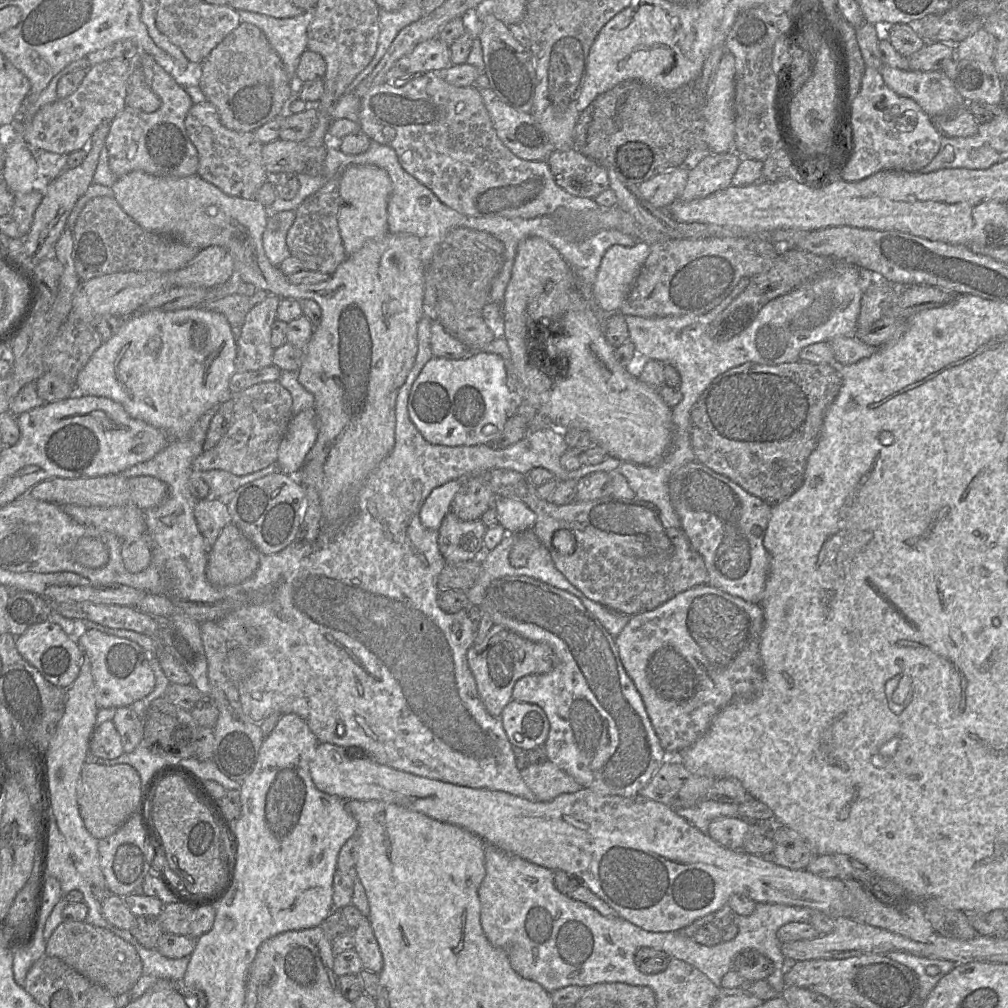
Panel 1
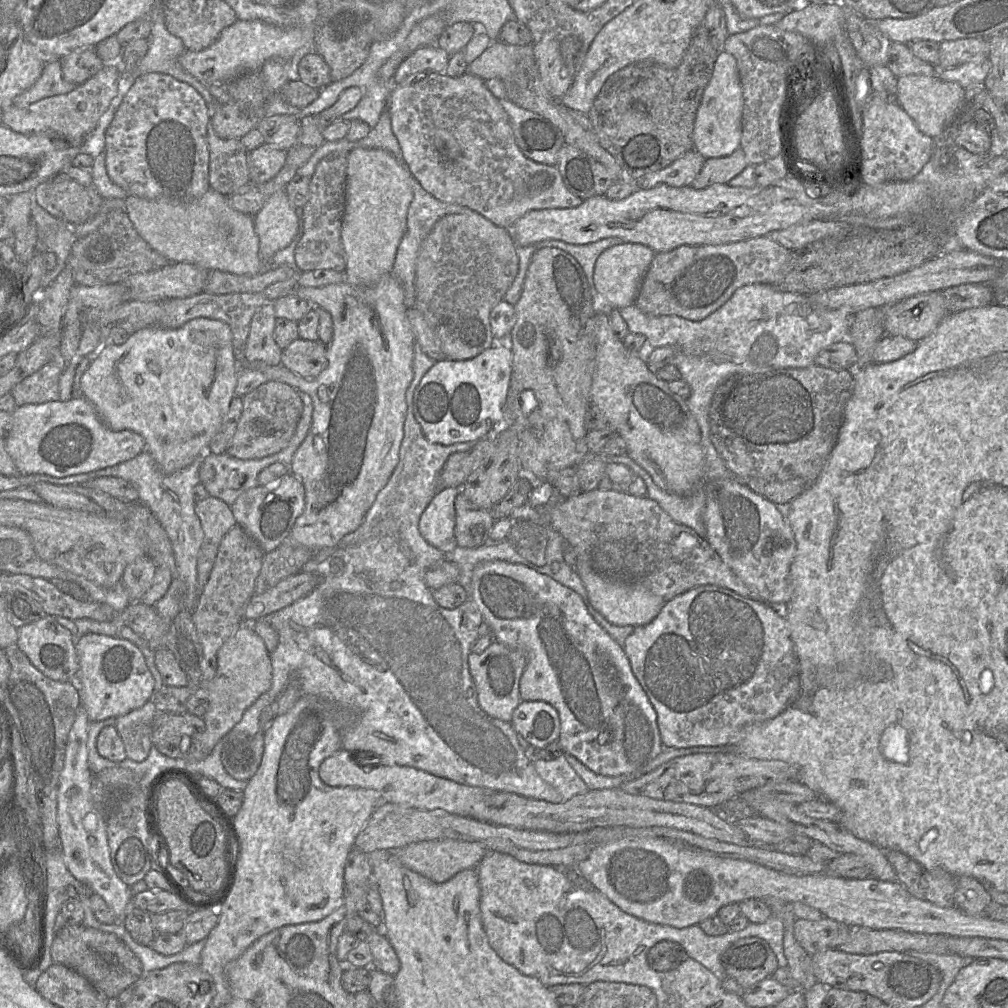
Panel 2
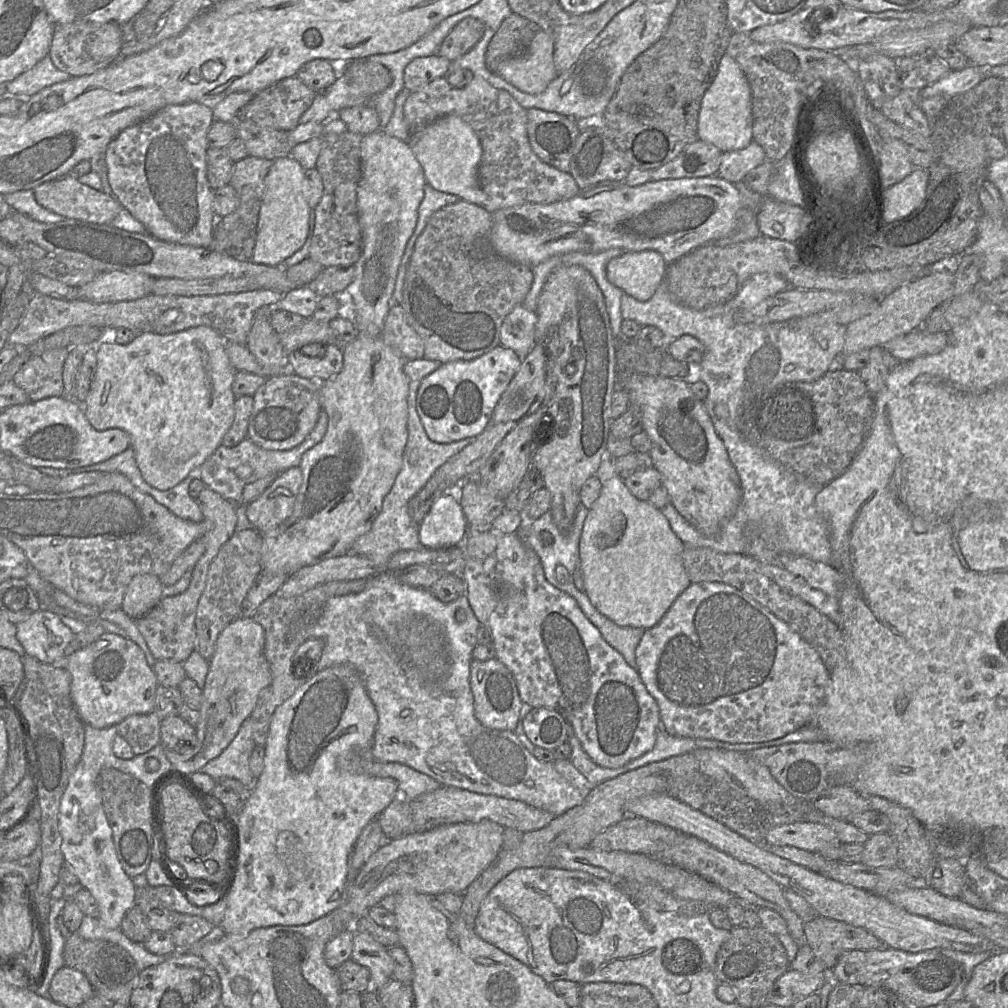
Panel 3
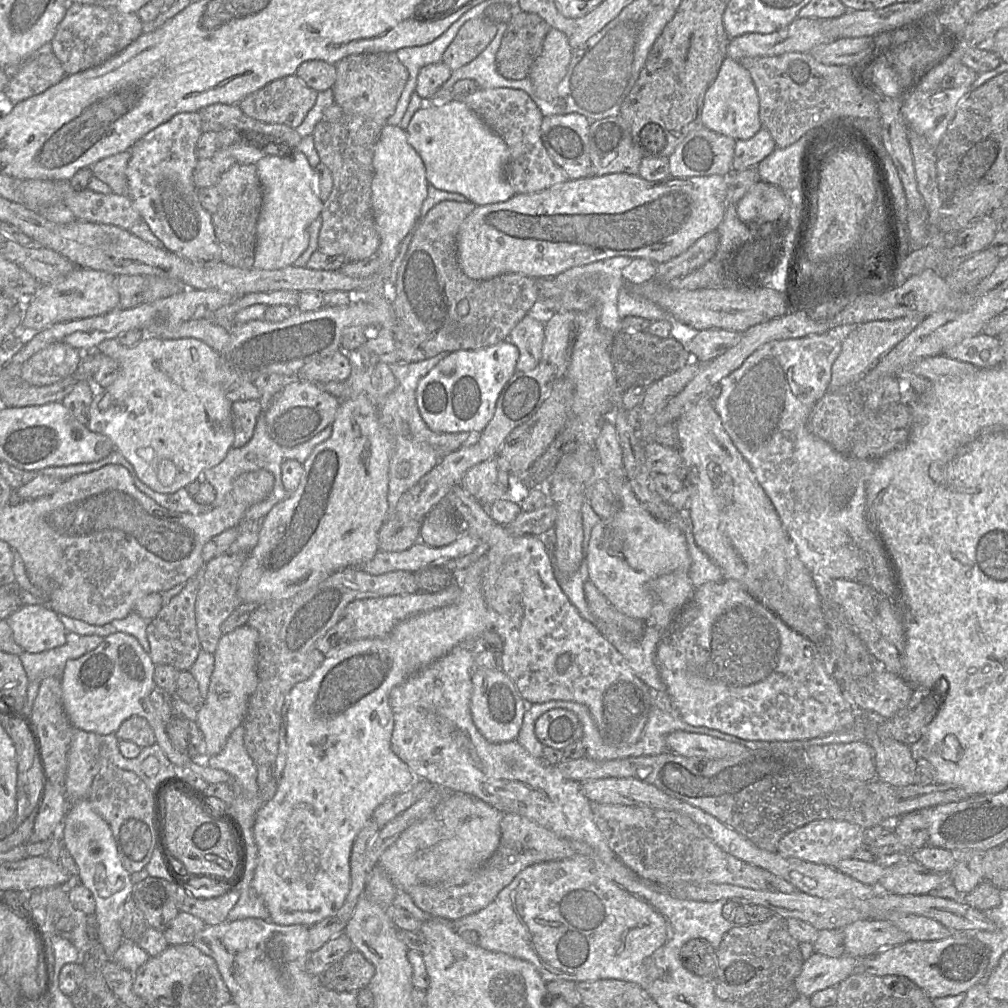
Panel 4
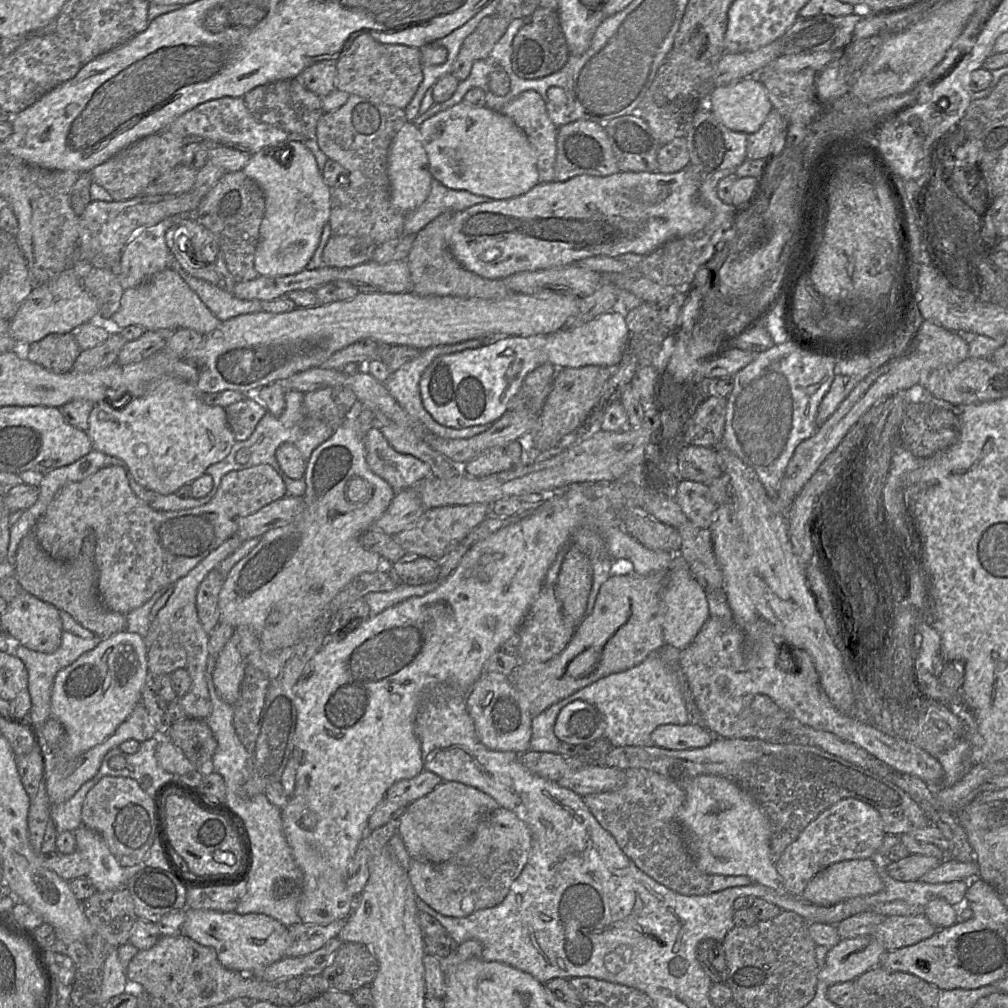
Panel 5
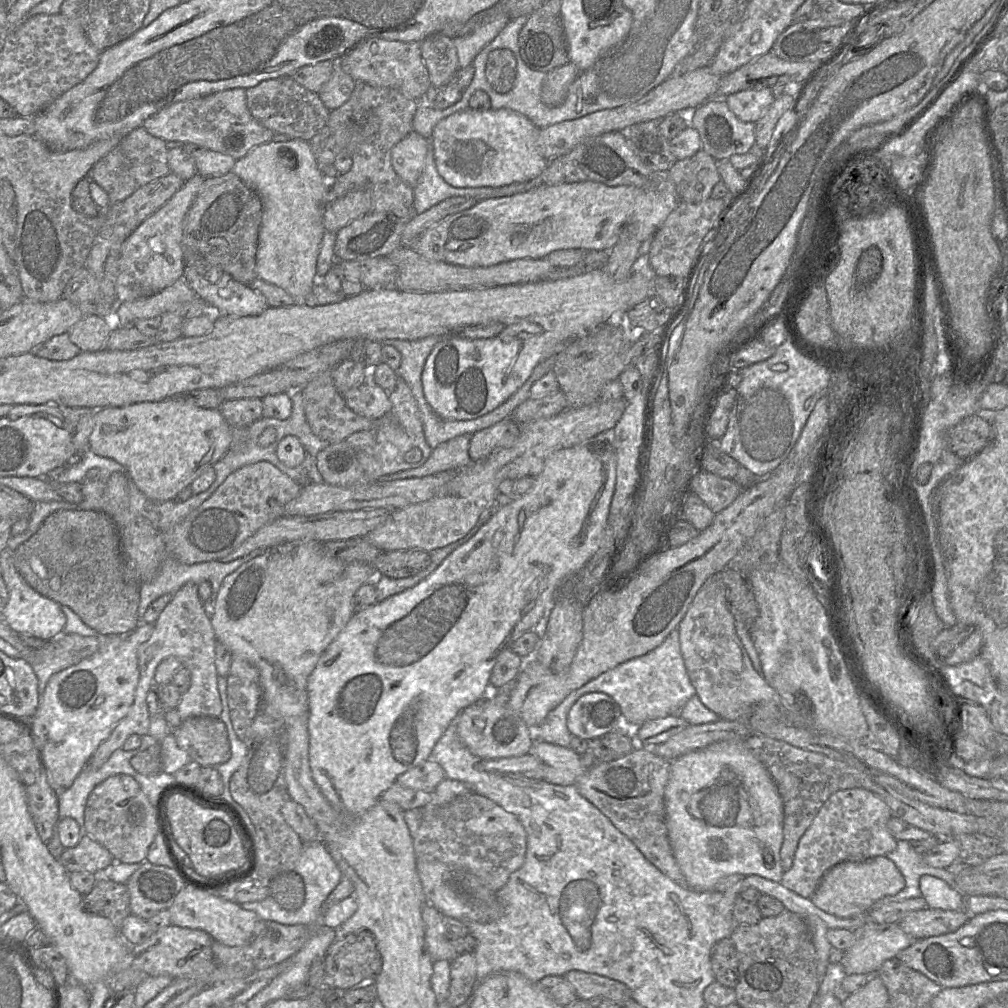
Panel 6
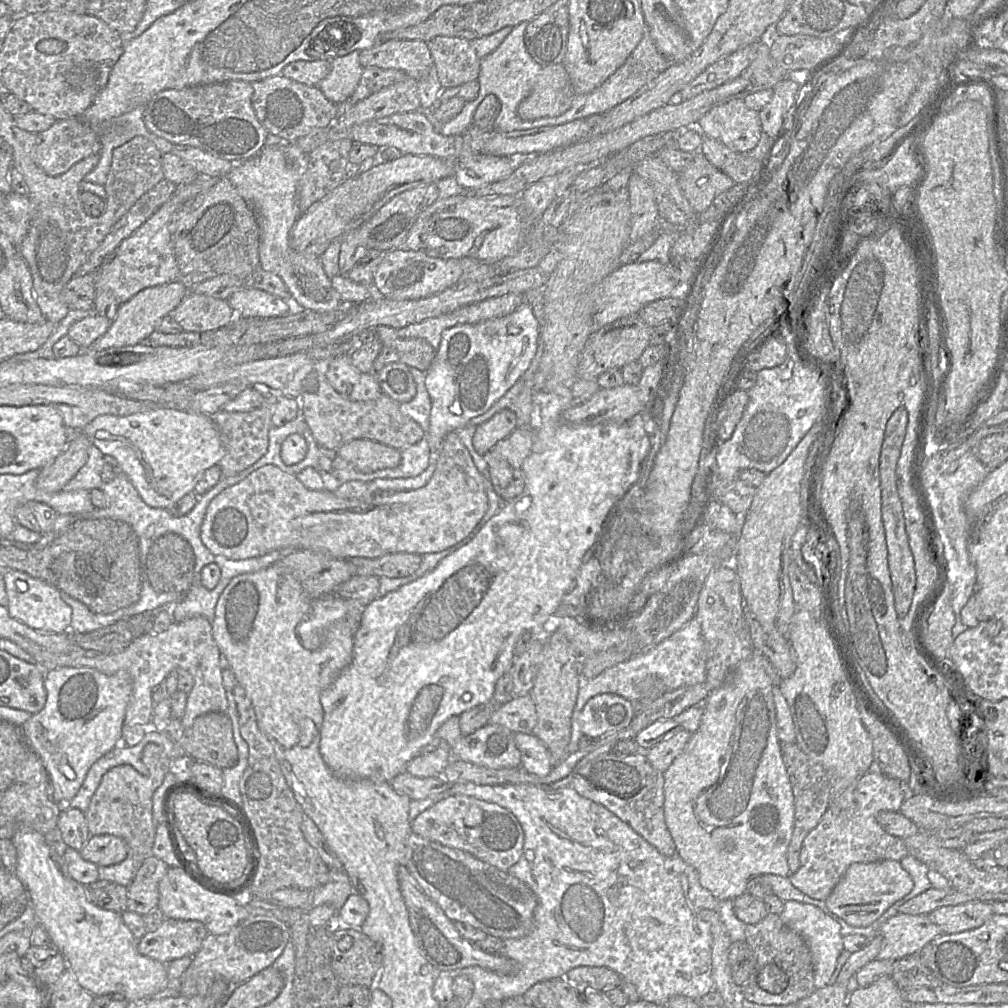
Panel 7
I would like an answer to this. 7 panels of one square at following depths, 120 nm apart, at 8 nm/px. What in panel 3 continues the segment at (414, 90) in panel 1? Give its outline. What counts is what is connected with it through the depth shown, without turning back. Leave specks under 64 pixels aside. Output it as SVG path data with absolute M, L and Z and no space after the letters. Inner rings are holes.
M474 75L472 81L463 88L455 88L446 77L441 77L433 80L423 89L412 92L404 104L404 120L410 129L410 135L447 115L459 116L472 127L480 140L482 157L479 164L479 182L487 195L486 207L483 208L489 213L525 203L549 204L572 198L579 193L580 189L569 173L543 162L533 152L527 134L527 109L507 91L493 87L478 75Z

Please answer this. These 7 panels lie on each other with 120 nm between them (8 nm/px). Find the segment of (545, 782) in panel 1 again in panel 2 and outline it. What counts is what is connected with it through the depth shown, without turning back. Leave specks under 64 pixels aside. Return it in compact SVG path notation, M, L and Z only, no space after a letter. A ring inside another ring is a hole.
M564 755L554 760L537 760L533 763L539 776L554 787L565 801L588 790Z

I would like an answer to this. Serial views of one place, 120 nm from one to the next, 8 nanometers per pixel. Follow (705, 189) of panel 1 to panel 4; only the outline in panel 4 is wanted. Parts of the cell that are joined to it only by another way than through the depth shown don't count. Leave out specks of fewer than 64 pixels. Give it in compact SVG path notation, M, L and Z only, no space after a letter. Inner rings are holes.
M761 128L747 140L736 140L732 163L733 171L743 171L756 167L777 148L771 134Z

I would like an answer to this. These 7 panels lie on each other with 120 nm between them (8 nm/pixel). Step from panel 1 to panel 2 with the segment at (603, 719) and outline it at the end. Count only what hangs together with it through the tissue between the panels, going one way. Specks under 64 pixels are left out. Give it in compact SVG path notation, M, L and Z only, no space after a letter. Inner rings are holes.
M494 560L482 562L474 568L470 599L476 605L483 620L489 625L494 639L525 654L527 665L520 678L520 698L523 701L542 701L556 709L560 719L560 736L557 742L563 748L564 753L573 755L591 771L600 775L613 777L622 775L640 776L642 770L664 748L657 725L657 714L645 691L633 674L630 662L622 647L589 614L581 597L569 588L562 586L550 577L540 574L526 565Z

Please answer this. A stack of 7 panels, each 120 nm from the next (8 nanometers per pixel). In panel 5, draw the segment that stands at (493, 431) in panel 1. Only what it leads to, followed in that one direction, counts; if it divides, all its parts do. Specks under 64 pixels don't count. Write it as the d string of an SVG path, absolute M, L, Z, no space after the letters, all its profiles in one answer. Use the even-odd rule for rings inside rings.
M612 310L580 326L549 334L507 337L480 348L439 356L420 379L423 406L443 426L460 429L493 424L522 388L525 377L539 366L549 363L558 369L588 365L615 368L625 354L630 335L625 315Z

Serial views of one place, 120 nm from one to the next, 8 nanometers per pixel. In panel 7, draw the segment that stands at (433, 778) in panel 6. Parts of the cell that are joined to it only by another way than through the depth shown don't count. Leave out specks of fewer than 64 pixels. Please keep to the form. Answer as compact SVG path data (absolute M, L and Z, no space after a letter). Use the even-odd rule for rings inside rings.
M445 741L432 752L422 753L415 757L405 771L416 777L436 777L443 773L453 759L451 749Z

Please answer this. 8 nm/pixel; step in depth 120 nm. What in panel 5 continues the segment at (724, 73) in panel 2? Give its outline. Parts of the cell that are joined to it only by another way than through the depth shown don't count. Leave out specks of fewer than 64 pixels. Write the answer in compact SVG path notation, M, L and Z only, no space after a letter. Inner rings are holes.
M750 76L715 87L709 108L730 130L750 135L760 129L773 107L765 86Z

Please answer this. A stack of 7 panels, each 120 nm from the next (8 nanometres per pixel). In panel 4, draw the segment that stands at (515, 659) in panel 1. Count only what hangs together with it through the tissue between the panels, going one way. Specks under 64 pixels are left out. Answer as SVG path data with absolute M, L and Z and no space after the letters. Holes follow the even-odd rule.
M474 661L474 665L472 667L472 673L471 673L471 681L472 681L472 685L473 685L473 690L472 690L472 695L471 695L471 699L470 699L470 710L471 710L471 716L472 716L473 722L475 724L475 726L477 727L477 729L479 730L479 732L489 742L492 742L492 743L501 743L501 742L509 742L509 741L516 740L518 737L519 731L521 729L524 714L528 708L528 704L519 694L519 692L518 692L514 682L511 680L511 678L507 674L505 674L502 670L477 668L477 665L475 665L475 661Z

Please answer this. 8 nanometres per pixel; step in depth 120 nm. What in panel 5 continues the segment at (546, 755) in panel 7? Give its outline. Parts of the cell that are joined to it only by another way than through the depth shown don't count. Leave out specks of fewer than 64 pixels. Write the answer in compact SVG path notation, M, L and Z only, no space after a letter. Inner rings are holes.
M588 765L573 772L567 772L556 782L584 797L589 794L617 790L625 783L625 780L624 770Z

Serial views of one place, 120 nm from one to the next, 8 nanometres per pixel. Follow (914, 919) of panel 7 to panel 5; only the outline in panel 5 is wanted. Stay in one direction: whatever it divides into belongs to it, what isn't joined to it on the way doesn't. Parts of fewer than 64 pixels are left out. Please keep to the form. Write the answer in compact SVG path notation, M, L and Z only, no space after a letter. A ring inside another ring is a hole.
M862 935L841 941L829 948L824 965L819 969L818 981L829 986L854 981L866 971L878 966L887 952L873 935Z

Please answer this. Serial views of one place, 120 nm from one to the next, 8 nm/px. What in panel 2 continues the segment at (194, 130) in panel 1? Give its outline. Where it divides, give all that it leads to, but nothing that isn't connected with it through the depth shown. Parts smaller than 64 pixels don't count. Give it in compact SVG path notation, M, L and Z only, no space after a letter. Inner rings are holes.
M211 127L207 132L210 188L231 196L250 183L248 155L240 139L219 137Z

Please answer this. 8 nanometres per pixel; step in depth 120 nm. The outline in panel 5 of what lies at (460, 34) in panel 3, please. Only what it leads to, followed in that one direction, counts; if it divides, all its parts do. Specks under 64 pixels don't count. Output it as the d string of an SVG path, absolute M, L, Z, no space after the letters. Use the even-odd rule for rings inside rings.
M498 14L484 17L463 41L452 65L451 74L462 81L469 76L473 63L487 58L507 29L510 21Z

